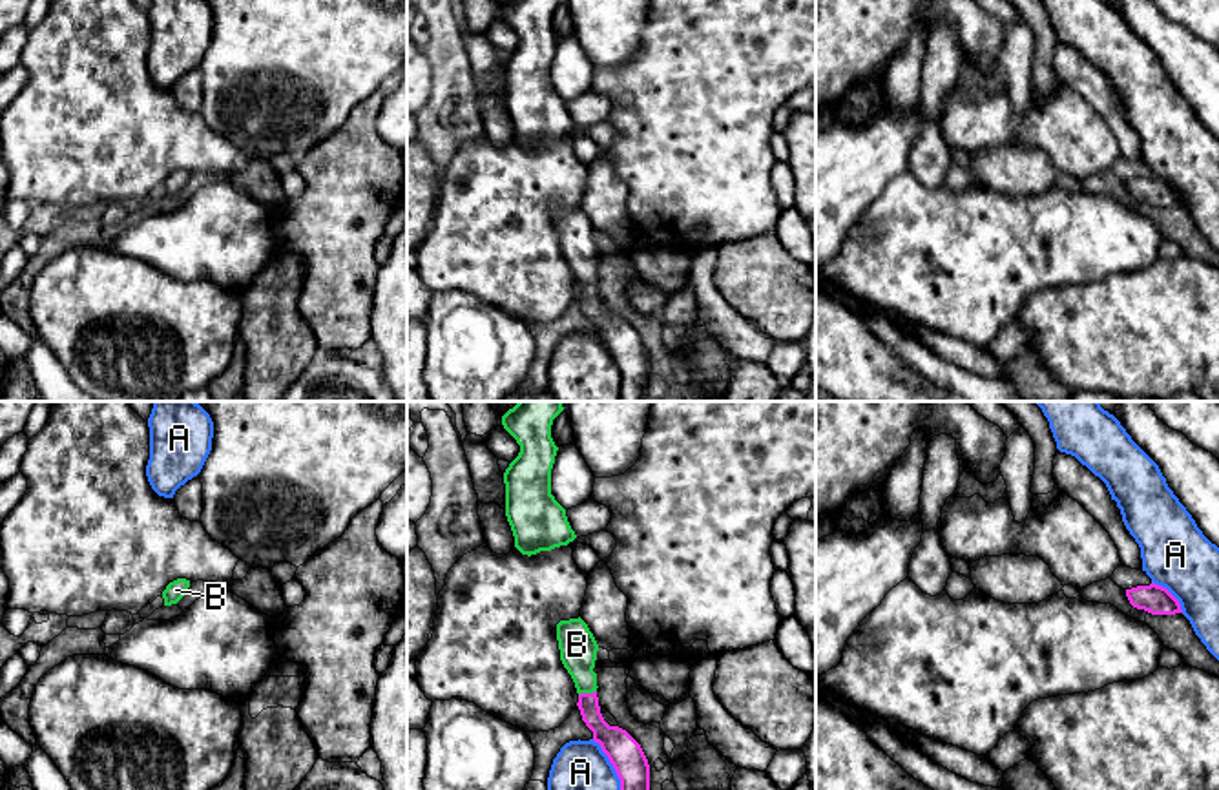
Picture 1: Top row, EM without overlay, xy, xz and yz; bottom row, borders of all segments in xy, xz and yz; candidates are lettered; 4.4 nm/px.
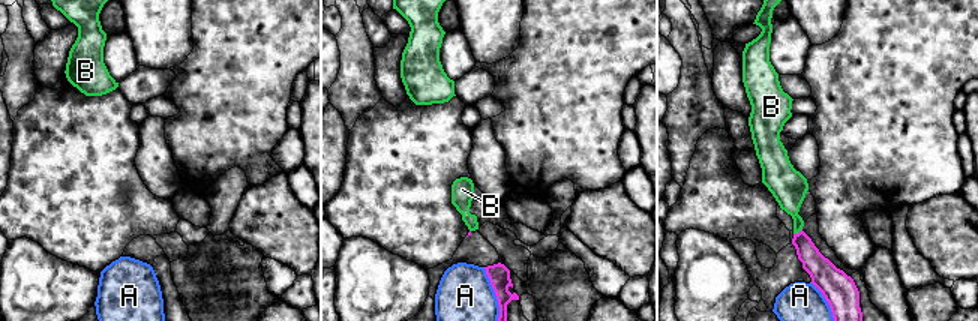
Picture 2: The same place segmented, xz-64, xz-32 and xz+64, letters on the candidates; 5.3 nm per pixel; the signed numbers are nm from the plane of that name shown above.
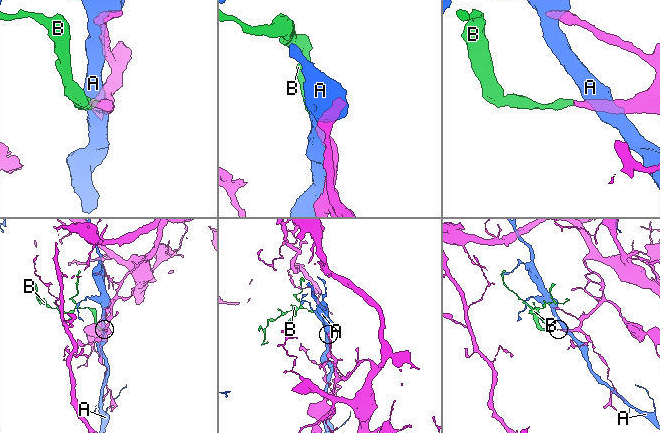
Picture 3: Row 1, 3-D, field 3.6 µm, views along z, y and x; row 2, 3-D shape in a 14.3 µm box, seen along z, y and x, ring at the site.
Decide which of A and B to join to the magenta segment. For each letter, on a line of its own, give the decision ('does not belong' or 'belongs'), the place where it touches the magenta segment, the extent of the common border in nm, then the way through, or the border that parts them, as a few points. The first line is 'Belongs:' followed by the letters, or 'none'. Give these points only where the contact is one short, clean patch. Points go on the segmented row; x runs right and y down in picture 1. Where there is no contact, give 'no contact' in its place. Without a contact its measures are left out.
Belongs: B
A: does not belong | xz (610, 761) | 260 nm
B: belongs | xz (586, 694) | 80 nm | across xz (614, 741), (595, 723), (586, 694), (577, 644)

